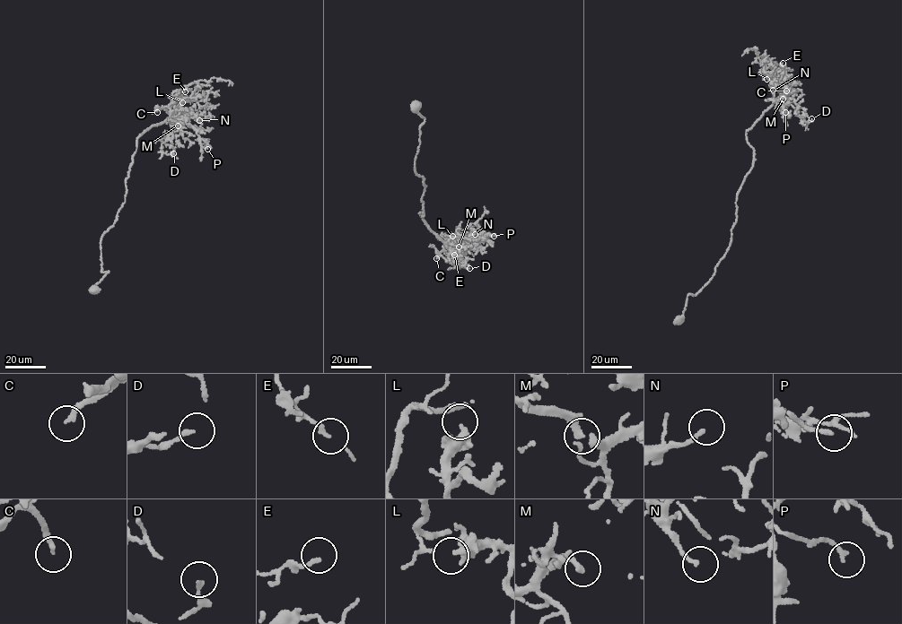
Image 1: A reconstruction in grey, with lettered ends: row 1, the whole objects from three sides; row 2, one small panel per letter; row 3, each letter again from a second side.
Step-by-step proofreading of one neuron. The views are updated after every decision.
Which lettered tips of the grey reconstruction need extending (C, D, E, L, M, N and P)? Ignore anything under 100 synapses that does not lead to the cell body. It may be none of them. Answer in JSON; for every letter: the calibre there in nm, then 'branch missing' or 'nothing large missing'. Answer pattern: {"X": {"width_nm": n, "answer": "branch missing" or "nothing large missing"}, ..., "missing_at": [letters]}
{"C": {"width_nm": 220, "answer": "nothing large missing"}, "D": {"width_nm": 170, "answer": "nothing large missing"}, "E": {"width_nm": 150, "answer": "nothing large missing"}, "L": {"width_nm": 280, "answer": "nothing large missing"}, "M": {"width_nm": 280, "answer": "branch missing"}, "N": {"width_nm": 150, "answer": "nothing large missing"}, "P": {"width_nm": 170, "answer": "nothing large missing"}, "missing_at": ["M"]}

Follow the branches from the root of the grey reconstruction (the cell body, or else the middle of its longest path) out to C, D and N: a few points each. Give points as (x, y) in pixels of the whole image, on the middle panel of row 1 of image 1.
C: (415, 107), (424, 119), (414, 162), (426, 186), (424, 214), (419, 213), (448, 247), (436, 251), (436, 258)
D: (415, 107), (424, 119), (414, 162), (426, 186), (424, 214), (419, 213), (459, 257), (456, 265), (469, 268)
N: (415, 107), (424, 119), (414, 162), (426, 186), (424, 214), (419, 213), (445, 247), (475, 234)

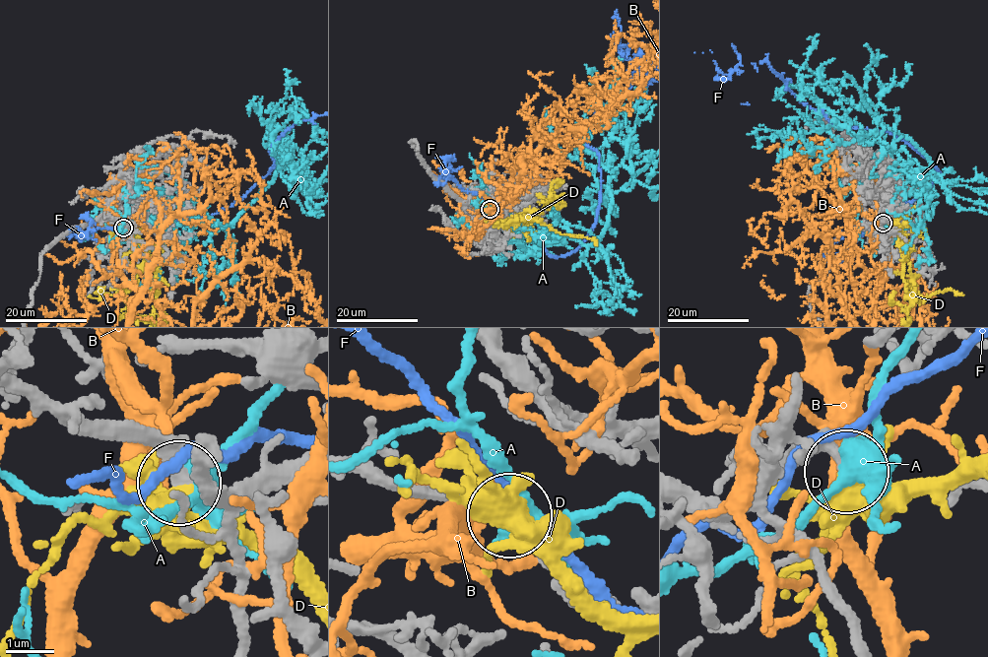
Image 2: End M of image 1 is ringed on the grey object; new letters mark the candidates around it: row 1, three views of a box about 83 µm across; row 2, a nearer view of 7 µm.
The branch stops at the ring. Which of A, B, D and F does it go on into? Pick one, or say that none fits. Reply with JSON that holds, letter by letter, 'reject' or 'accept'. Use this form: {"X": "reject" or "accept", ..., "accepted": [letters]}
{"A": "reject", "B": "reject", "D": "accept", "F": "reject", "accepted": ["D"]}

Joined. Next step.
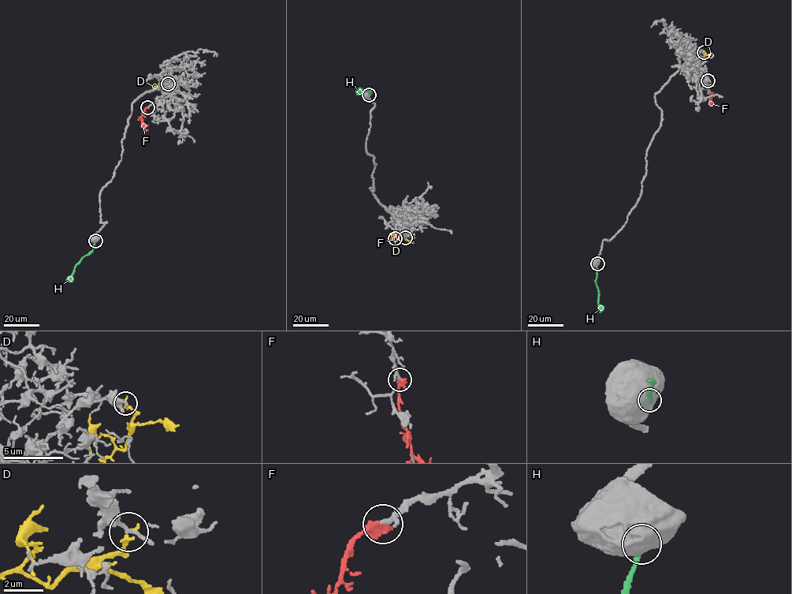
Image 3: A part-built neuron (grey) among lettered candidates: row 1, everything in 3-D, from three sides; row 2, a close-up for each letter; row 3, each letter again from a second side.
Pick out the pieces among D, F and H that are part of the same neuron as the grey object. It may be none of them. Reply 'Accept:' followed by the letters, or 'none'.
Accept: F

